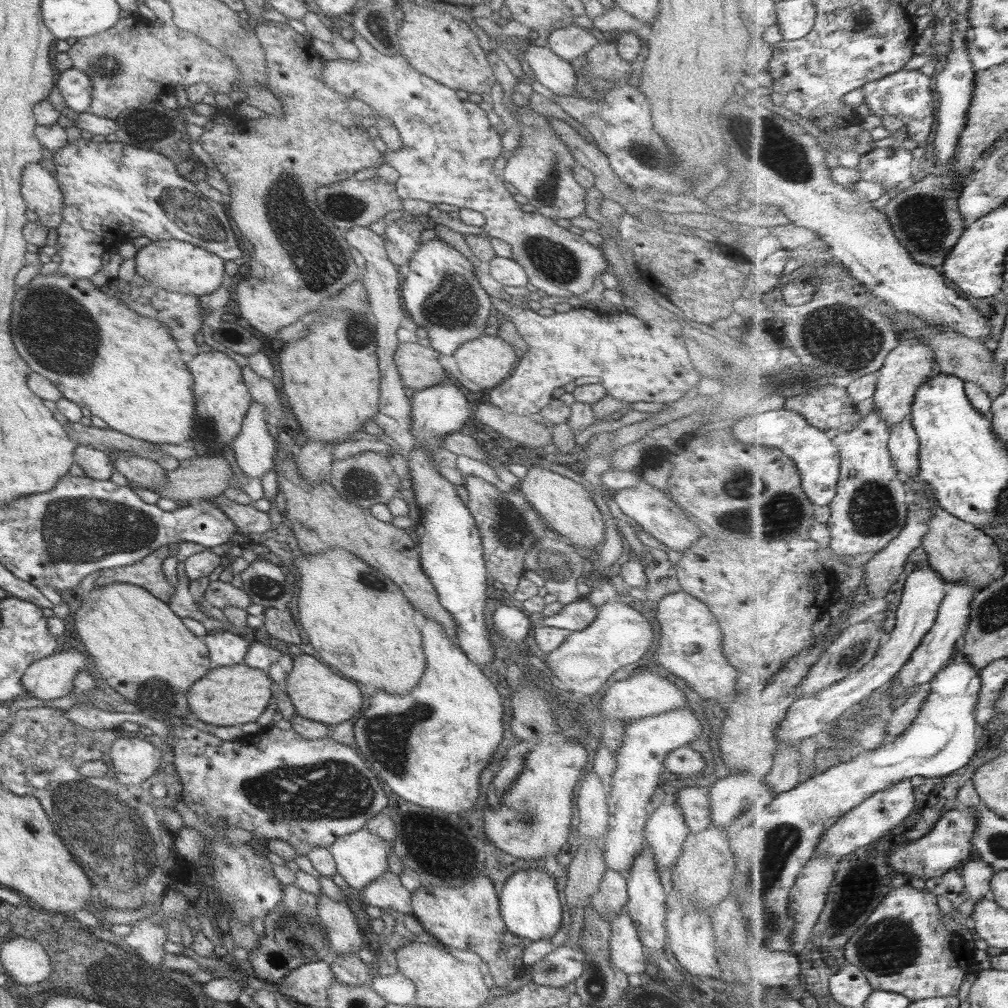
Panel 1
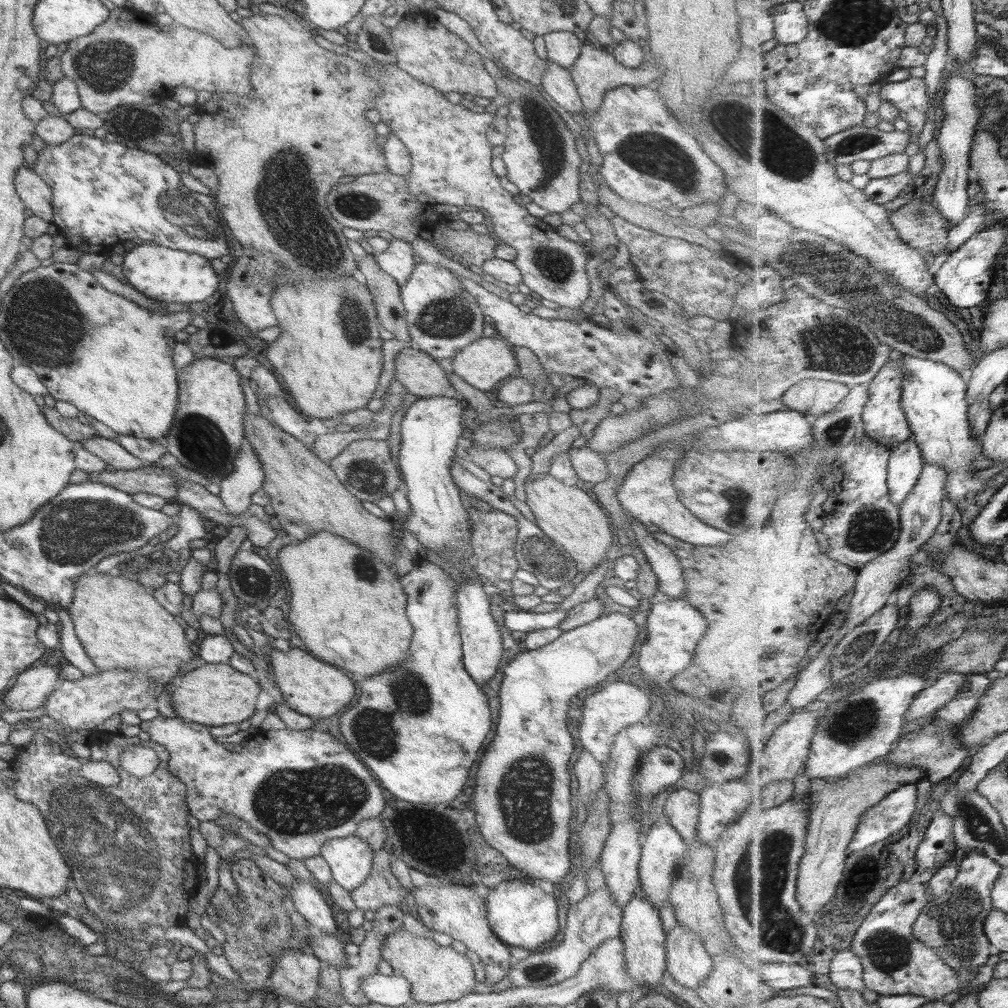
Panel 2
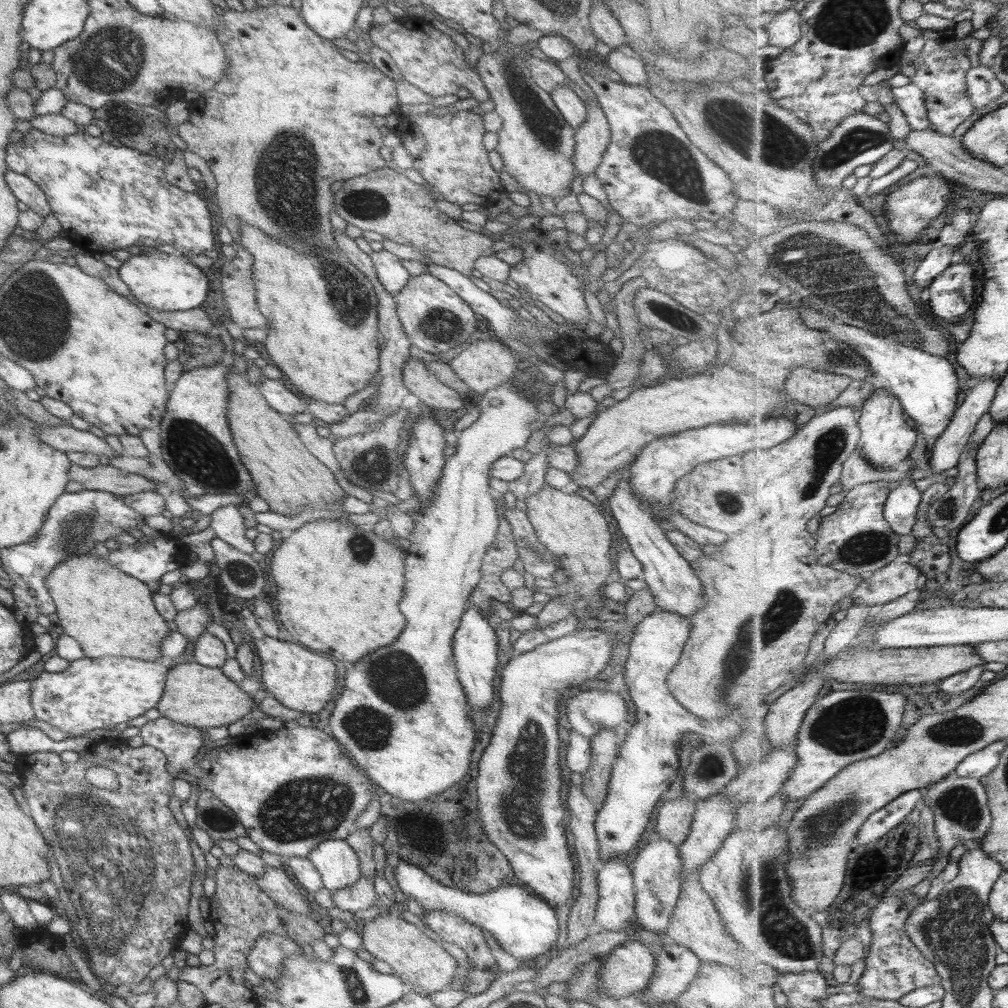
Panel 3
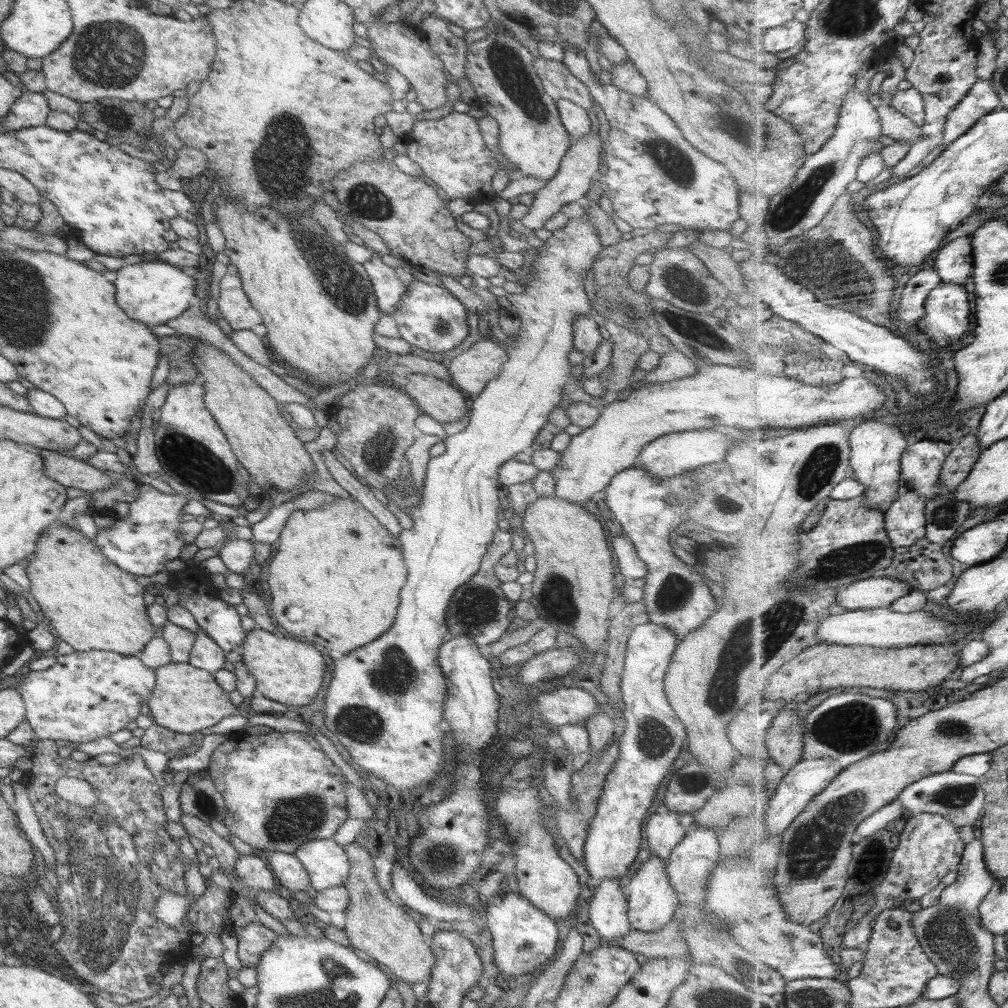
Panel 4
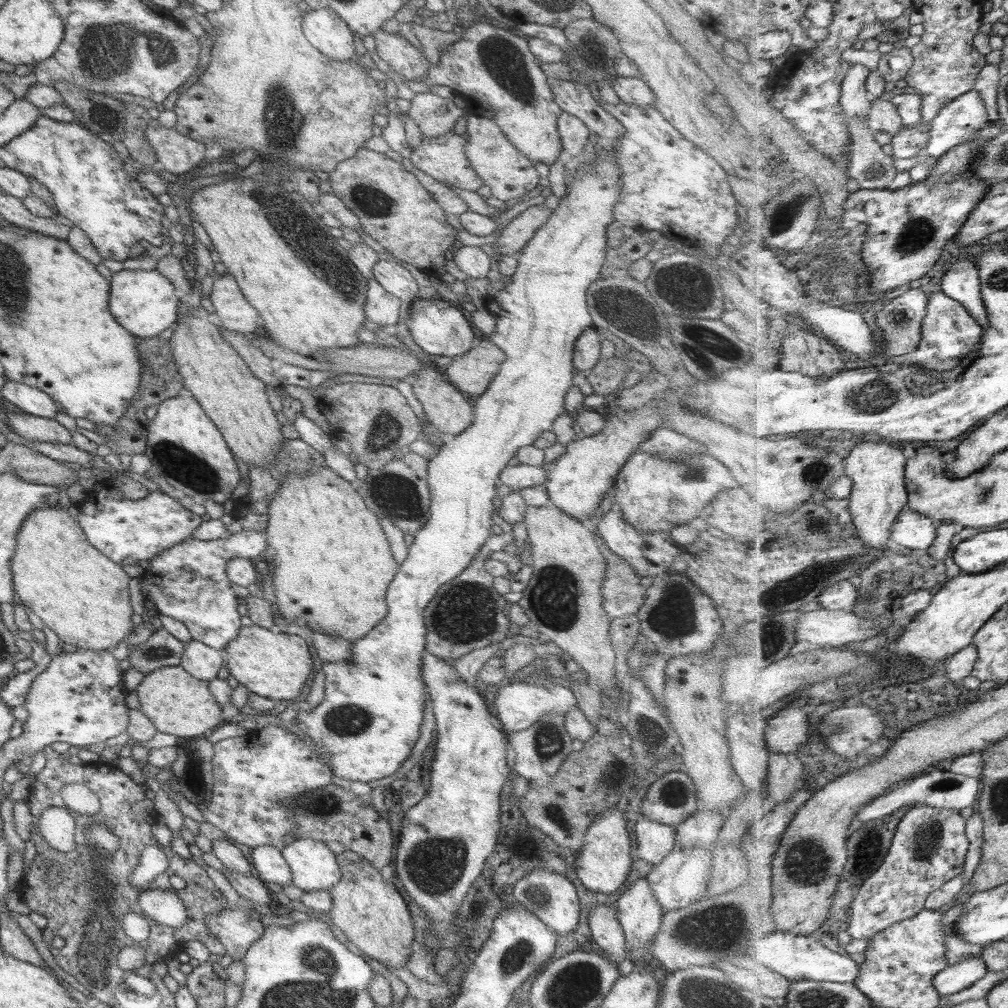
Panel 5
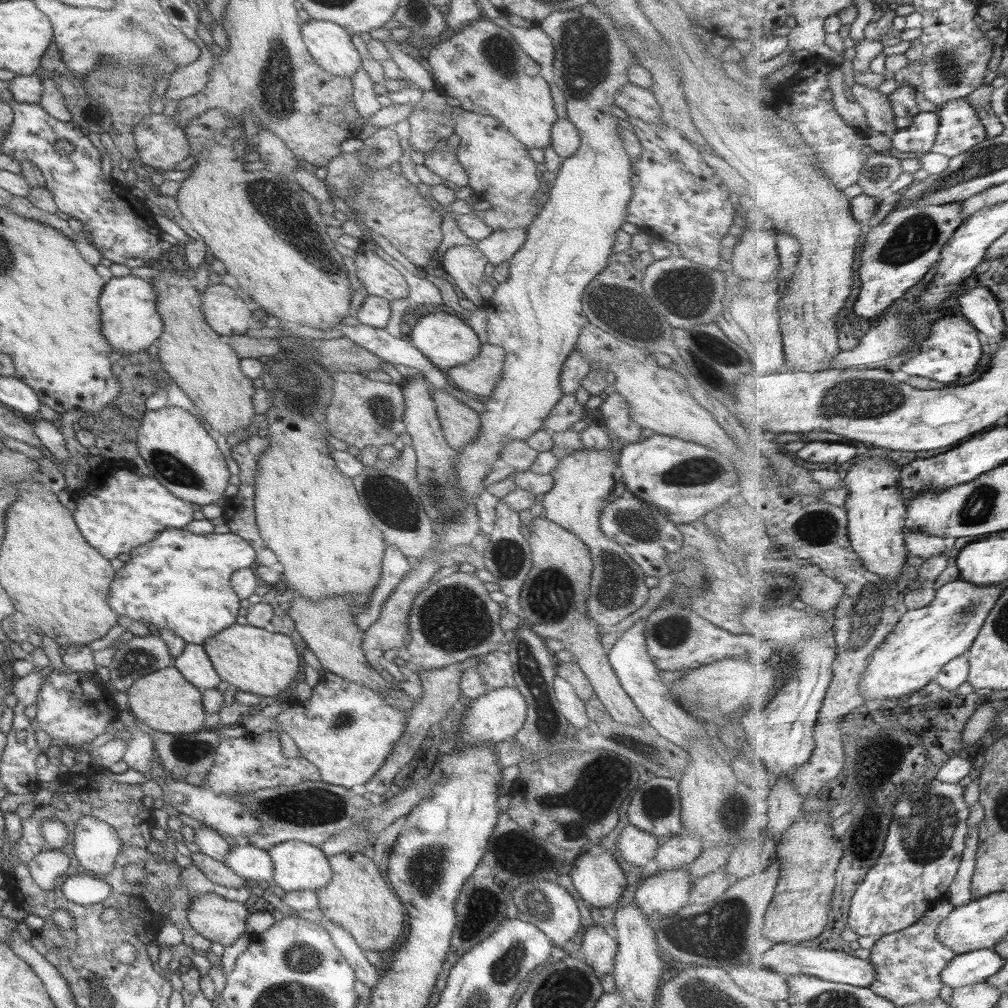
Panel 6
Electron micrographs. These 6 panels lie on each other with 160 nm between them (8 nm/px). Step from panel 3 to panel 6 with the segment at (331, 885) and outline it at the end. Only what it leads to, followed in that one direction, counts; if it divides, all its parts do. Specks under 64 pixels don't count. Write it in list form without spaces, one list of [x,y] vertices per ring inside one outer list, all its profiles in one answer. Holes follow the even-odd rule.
[[[287,840],[271,847],[267,856],[273,866],[270,882],[285,893],[301,890],[317,892],[331,880],[327,857],[319,847]]]

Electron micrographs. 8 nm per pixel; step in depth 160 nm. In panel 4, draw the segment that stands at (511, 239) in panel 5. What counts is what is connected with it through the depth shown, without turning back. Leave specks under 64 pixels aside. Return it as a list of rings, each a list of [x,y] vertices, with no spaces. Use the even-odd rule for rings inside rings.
[[[590,131],[575,140],[568,147],[565,155],[561,157],[557,172],[547,181],[545,186],[539,188],[534,193],[533,201],[528,206],[529,210],[519,222],[528,229],[537,230],[544,225],[544,222],[557,211],[561,206],[571,202],[580,202],[585,197],[585,192],[593,178],[597,177],[597,166],[599,166],[599,151],[601,150],[601,140],[597,133]]]

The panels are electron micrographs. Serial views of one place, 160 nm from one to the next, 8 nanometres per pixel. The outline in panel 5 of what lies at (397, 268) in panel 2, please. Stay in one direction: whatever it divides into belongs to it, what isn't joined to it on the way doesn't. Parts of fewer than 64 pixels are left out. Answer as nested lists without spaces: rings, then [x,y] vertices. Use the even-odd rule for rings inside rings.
[[[372,276],[367,280],[365,296],[363,312],[367,320],[385,326],[396,324],[398,317],[401,316],[403,305],[396,296],[385,292]]]

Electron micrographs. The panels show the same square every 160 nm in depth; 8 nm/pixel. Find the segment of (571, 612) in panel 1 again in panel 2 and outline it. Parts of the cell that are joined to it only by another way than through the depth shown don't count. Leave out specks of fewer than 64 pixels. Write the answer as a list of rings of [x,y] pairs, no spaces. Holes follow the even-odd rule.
[[[505,607],[503,628],[509,632],[533,632],[545,628],[559,627],[568,611],[554,609],[549,612],[533,613]]]

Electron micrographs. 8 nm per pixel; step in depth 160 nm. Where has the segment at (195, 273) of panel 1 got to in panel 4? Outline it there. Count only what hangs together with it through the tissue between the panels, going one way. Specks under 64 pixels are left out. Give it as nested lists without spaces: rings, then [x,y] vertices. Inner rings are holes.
[[[140,261],[136,264],[126,264],[113,272],[114,284],[114,301],[117,306],[133,320],[140,322],[152,329],[157,324],[164,324],[166,320],[171,320],[179,316],[187,307],[193,305],[196,301],[195,286],[196,281],[192,276],[189,276],[180,267],[164,263],[163,261]]]

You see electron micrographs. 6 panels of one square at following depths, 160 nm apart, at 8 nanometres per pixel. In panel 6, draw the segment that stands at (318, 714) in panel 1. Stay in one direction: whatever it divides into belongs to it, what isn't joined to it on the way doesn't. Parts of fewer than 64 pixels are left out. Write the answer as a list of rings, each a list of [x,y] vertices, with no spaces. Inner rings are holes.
[[[253,625],[228,626],[201,646],[220,680],[237,689],[234,701],[244,710],[252,711],[252,706],[258,706],[261,702],[259,696],[278,696],[293,682],[299,668],[295,643],[289,636],[267,632]]]

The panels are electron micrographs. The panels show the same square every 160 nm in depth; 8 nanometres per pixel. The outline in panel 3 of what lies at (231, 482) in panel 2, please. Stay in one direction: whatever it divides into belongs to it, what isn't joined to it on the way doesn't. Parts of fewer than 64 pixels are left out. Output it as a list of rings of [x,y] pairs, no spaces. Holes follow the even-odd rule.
[[[236,504],[216,508],[209,516],[209,528],[215,532],[215,538],[226,542],[232,549],[243,554],[255,550],[253,543],[243,535],[246,529]]]

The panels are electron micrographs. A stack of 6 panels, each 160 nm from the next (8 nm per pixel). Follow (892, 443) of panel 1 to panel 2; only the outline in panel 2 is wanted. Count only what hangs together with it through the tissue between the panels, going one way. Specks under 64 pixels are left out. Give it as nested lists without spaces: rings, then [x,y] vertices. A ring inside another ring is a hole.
[[[913,438],[893,447],[889,461],[888,485],[899,506],[911,494],[924,470],[922,450]]]

